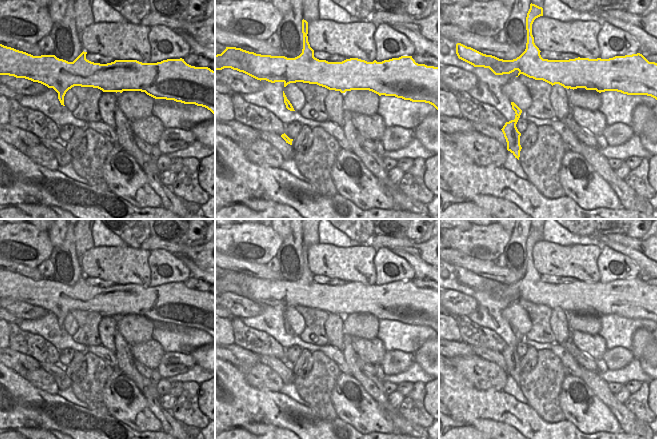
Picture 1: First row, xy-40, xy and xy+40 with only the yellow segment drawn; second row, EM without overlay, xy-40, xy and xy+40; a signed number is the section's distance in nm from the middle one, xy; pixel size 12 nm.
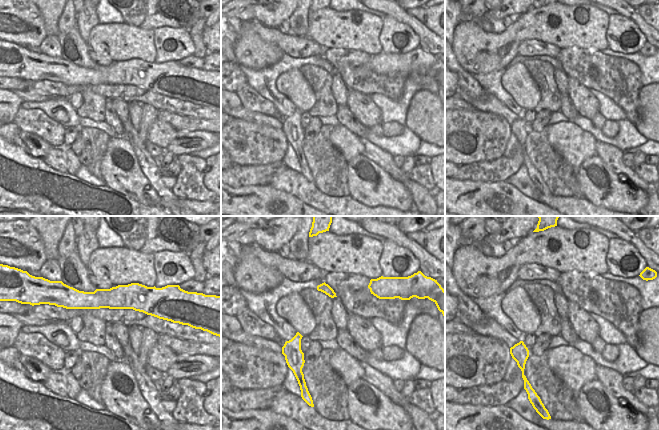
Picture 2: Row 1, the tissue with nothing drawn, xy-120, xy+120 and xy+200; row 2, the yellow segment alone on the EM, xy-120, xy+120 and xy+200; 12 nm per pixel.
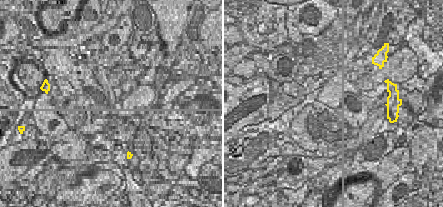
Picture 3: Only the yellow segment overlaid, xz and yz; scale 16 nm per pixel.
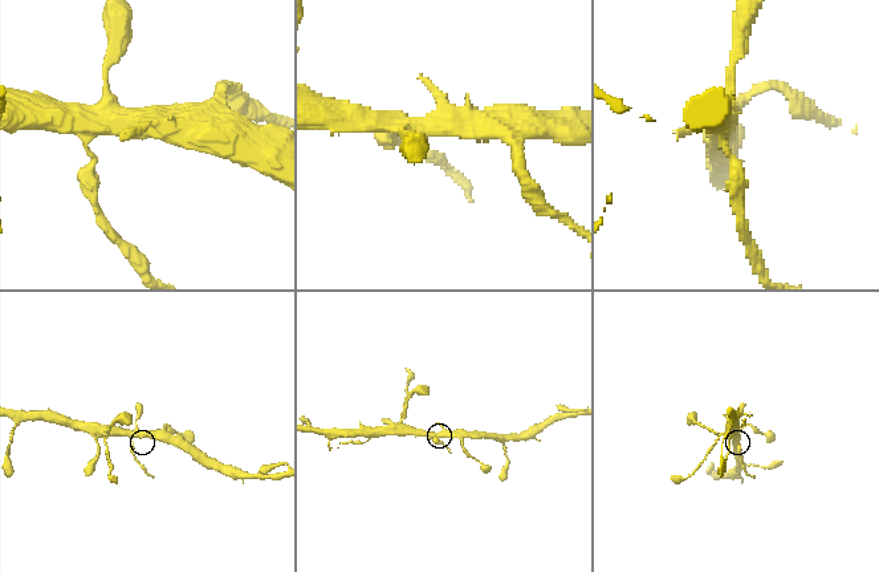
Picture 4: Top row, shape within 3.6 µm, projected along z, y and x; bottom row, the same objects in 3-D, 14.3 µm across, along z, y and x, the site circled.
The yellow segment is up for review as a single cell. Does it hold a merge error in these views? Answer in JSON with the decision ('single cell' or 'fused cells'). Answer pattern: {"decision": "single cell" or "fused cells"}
{"decision": "fused cells"}

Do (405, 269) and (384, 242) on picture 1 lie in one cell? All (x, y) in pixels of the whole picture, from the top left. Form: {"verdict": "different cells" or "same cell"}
{"verdict": "different cells"}

